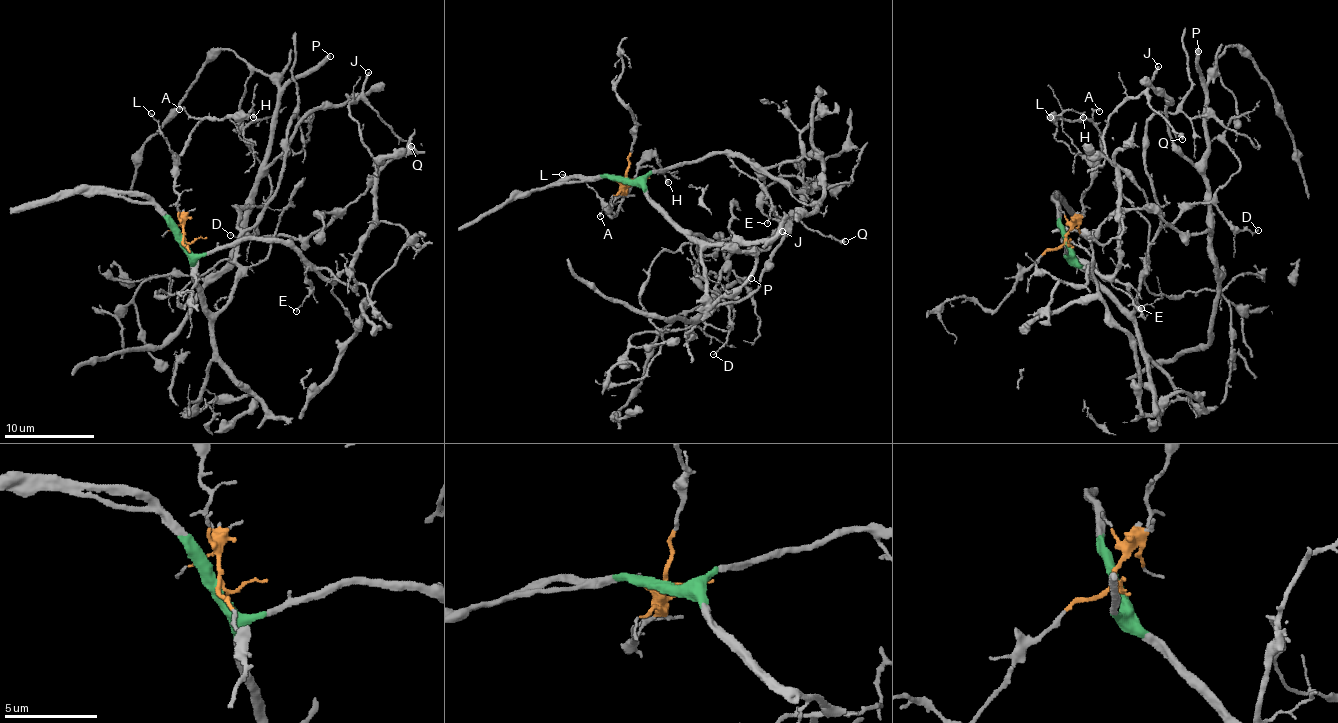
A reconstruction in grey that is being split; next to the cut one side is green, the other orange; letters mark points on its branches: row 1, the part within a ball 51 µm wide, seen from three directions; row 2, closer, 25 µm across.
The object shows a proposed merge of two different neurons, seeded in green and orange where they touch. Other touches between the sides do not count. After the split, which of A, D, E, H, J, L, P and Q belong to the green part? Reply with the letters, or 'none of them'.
D, E, J, P, Q

